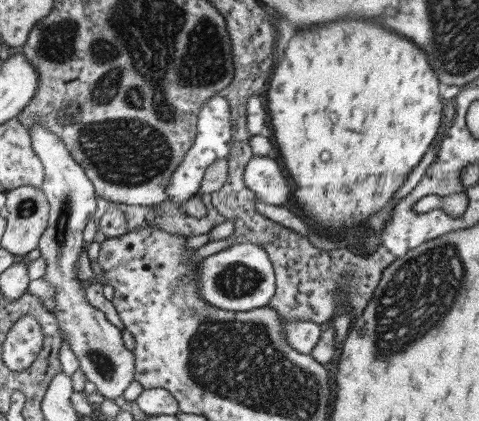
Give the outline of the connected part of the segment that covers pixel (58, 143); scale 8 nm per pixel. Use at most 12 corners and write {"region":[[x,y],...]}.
{"region":[[34,119],[50,205],[38,248],[52,314],[84,377],[115,399],[135,380],[122,332],[85,298],[78,260],[96,189]]}

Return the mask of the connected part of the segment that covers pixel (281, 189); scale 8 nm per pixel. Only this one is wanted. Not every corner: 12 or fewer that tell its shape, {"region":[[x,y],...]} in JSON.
{"region":[[255,156],[244,183],[260,201],[288,204],[292,184],[275,159]]}

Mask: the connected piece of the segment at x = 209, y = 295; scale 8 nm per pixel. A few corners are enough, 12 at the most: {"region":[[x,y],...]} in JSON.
{"region":[[252,241],[202,259],[198,287],[221,310],[267,307],[273,262]]}

